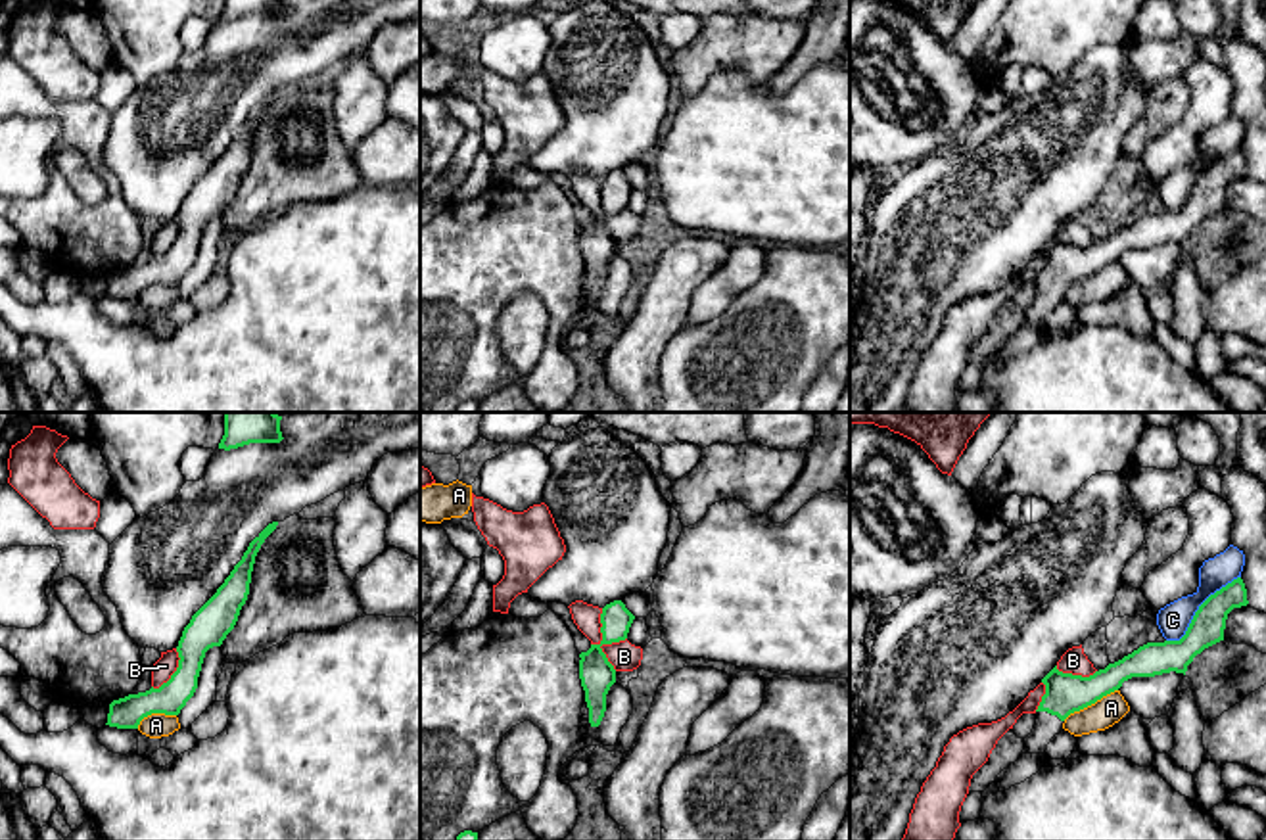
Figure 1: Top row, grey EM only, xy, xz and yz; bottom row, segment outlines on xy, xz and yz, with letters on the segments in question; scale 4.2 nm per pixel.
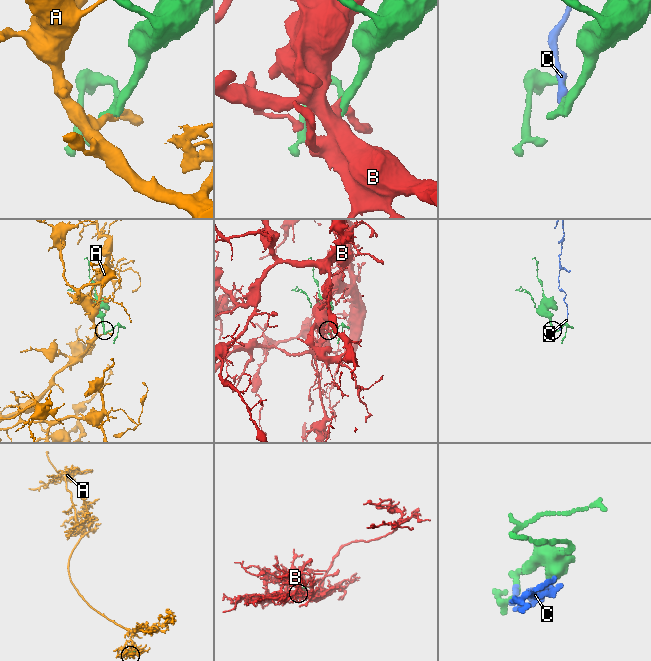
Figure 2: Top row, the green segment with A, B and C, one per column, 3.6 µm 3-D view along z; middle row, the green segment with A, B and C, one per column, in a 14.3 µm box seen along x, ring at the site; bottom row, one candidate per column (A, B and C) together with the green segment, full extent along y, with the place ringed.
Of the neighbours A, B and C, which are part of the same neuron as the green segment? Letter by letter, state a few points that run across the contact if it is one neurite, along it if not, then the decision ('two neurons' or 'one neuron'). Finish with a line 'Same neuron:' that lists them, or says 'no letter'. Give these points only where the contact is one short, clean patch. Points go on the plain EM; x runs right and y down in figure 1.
A: two neurons
B: line xz (601, 179), (601, 221), (616, 240); two neurons
C: two neurons
Same neuron: no letter

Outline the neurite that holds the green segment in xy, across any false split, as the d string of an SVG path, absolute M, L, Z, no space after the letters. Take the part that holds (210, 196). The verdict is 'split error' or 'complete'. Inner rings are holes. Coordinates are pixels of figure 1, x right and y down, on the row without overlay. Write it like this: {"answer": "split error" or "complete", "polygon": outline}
{"answer": "complete", "polygon": "M269 94L247 117L217 163L192 186L178 211L178 238L159 259L129 265L109 274L107 293L117 299L138 299L152 284L178 286L198 259L205 222L221 217L234 199L247 171L255 127L265 109L276 100Z"}

